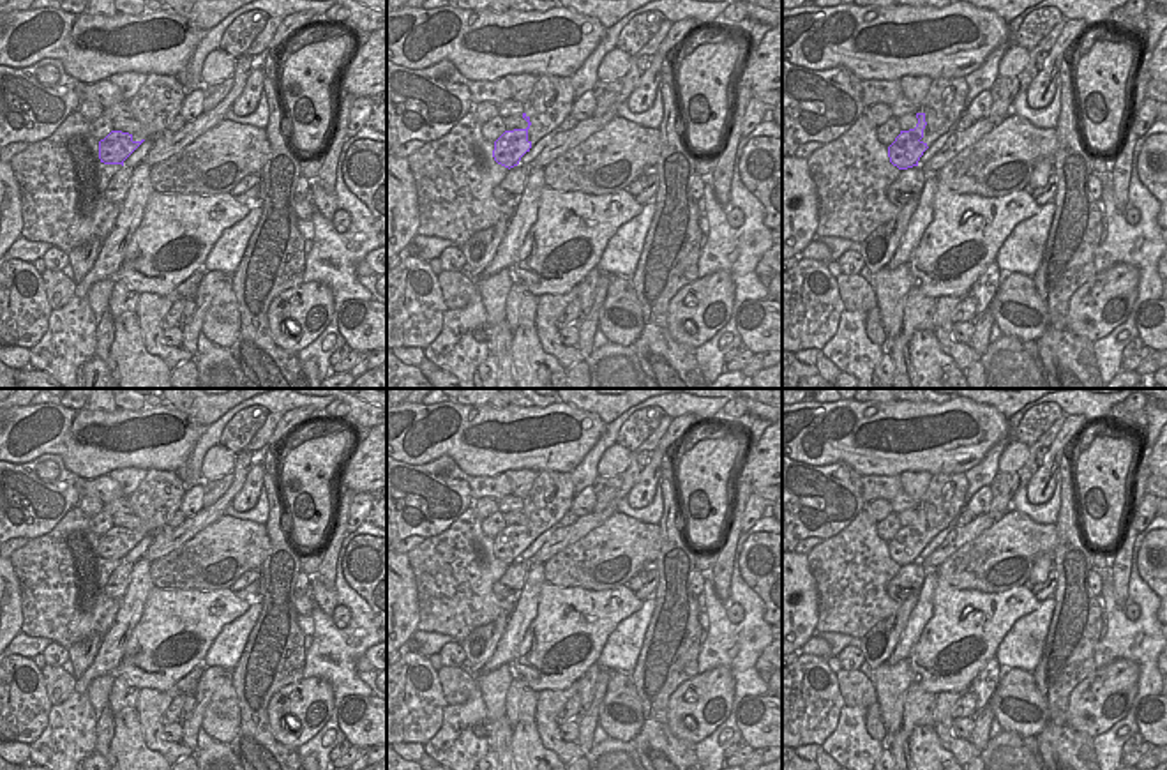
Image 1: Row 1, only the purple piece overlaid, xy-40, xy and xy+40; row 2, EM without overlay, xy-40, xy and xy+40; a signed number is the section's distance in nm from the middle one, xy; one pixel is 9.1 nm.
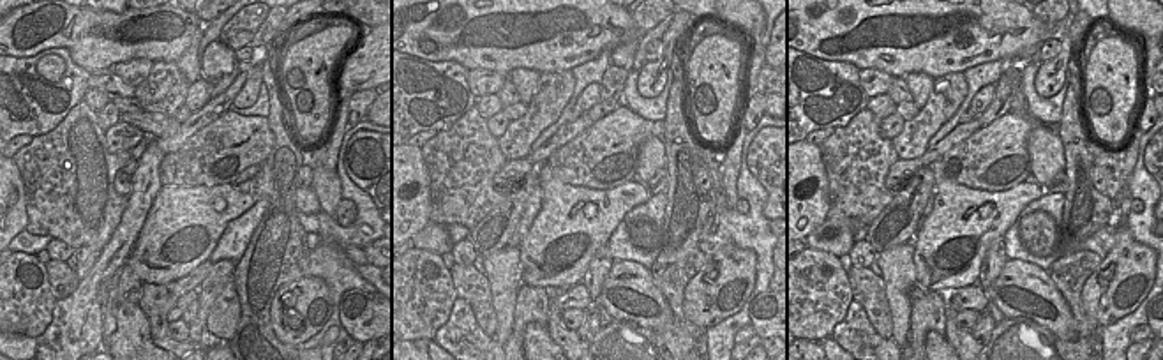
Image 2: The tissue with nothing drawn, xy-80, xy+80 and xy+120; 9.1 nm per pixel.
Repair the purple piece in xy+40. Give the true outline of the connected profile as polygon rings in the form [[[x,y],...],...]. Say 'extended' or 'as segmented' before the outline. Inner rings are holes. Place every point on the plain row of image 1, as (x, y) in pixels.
as segmented; [[[916,509],[916,514],[916,523],[900,526],[895,537],[888,542],[890,558],[899,565],[918,562],[920,553],[929,544],[927,539],[922,537],[927,521],[925,509]]]

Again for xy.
as segmented; [[[523,509],[523,514],[528,517],[526,525],[505,526],[496,537],[493,553],[498,560],[505,563],[514,563],[519,560],[521,553],[530,547],[531,537],[528,535],[528,525],[531,521],[530,512]]]

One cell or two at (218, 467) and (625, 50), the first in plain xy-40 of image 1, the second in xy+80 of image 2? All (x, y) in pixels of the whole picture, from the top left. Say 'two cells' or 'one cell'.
one cell

